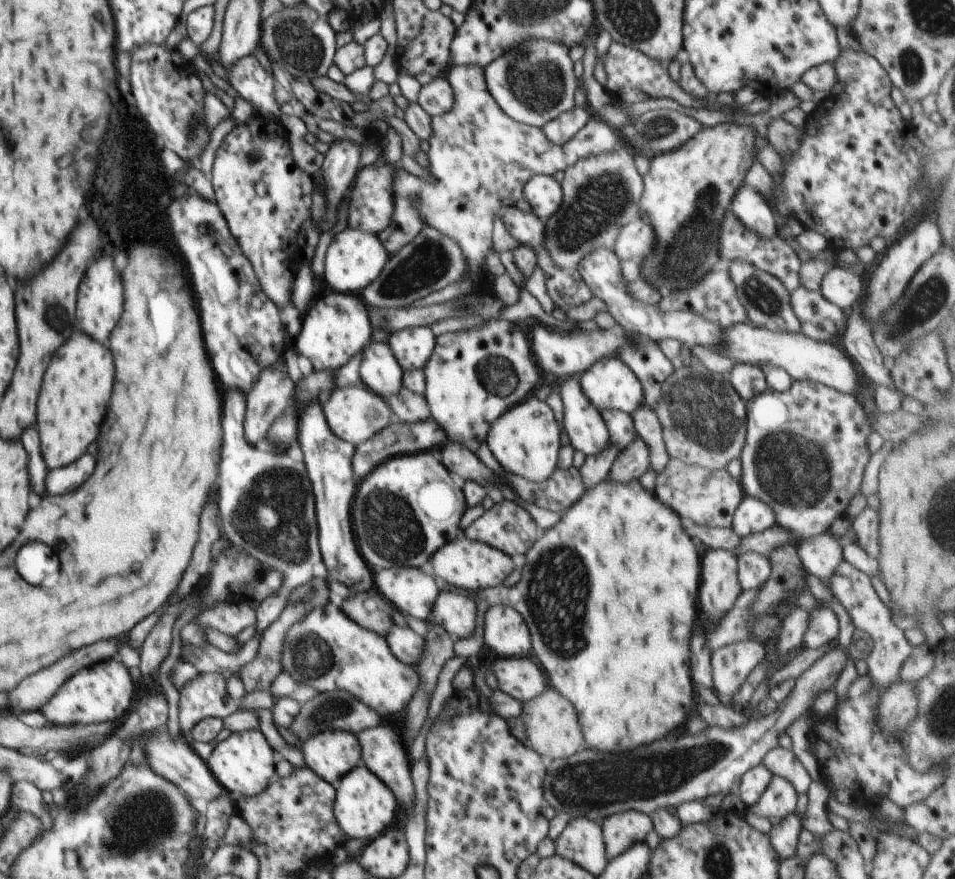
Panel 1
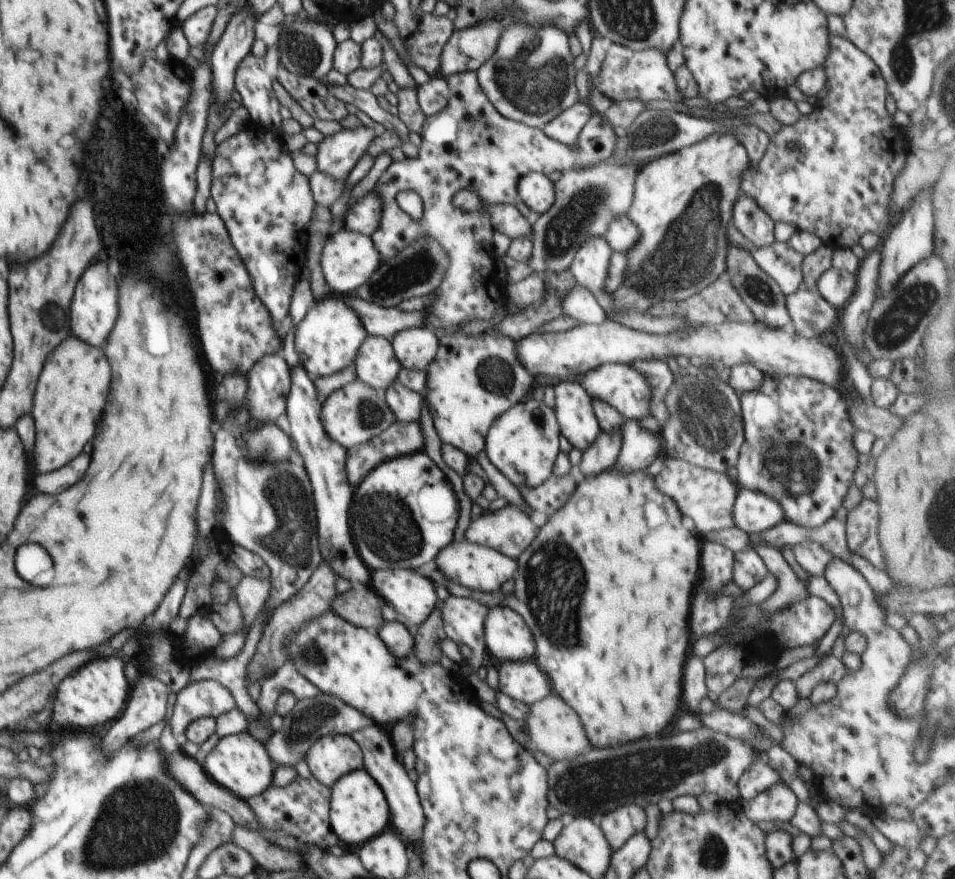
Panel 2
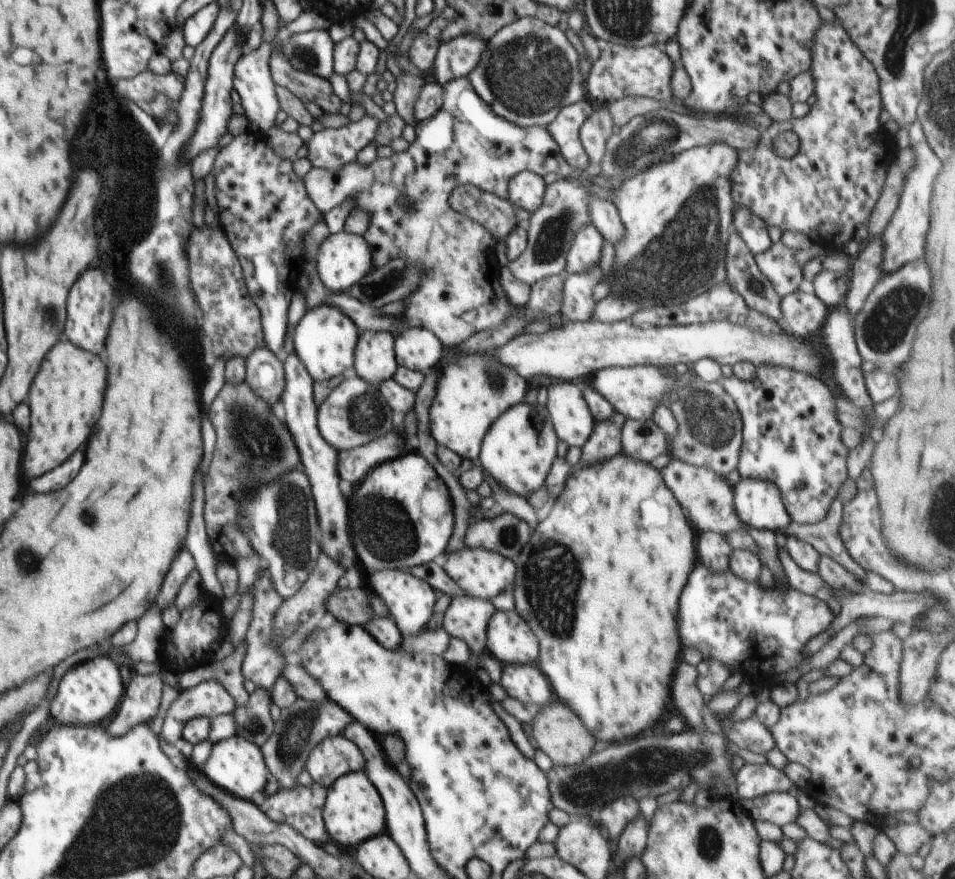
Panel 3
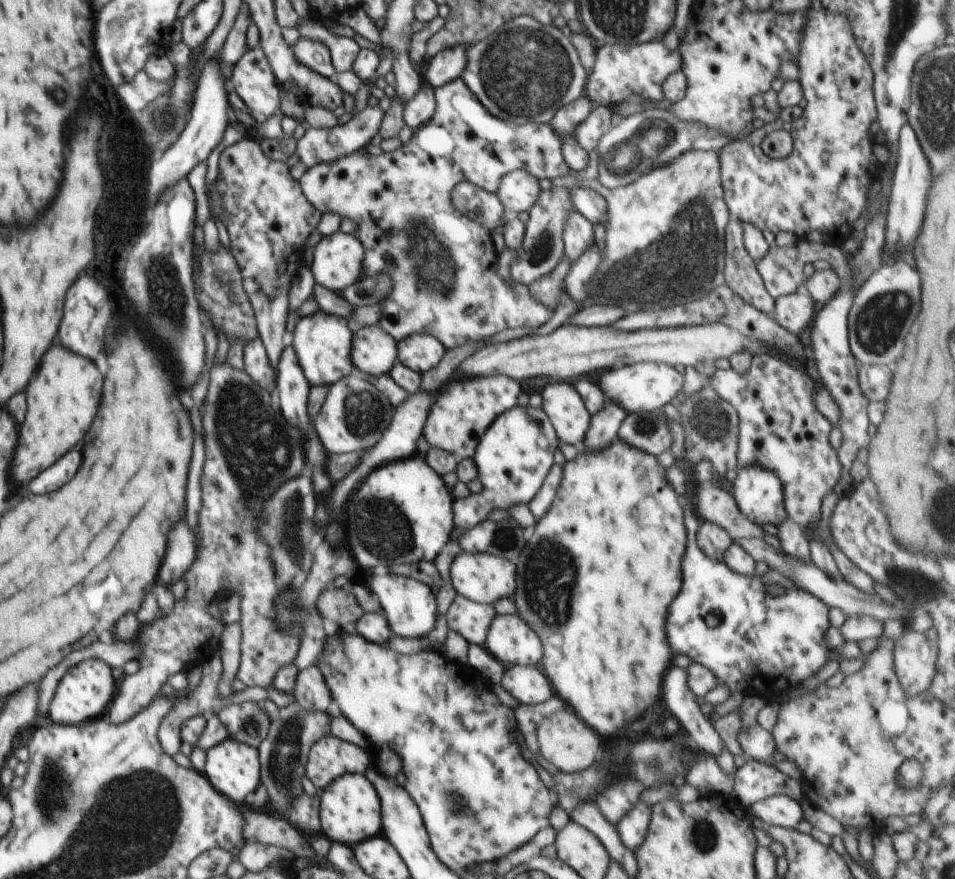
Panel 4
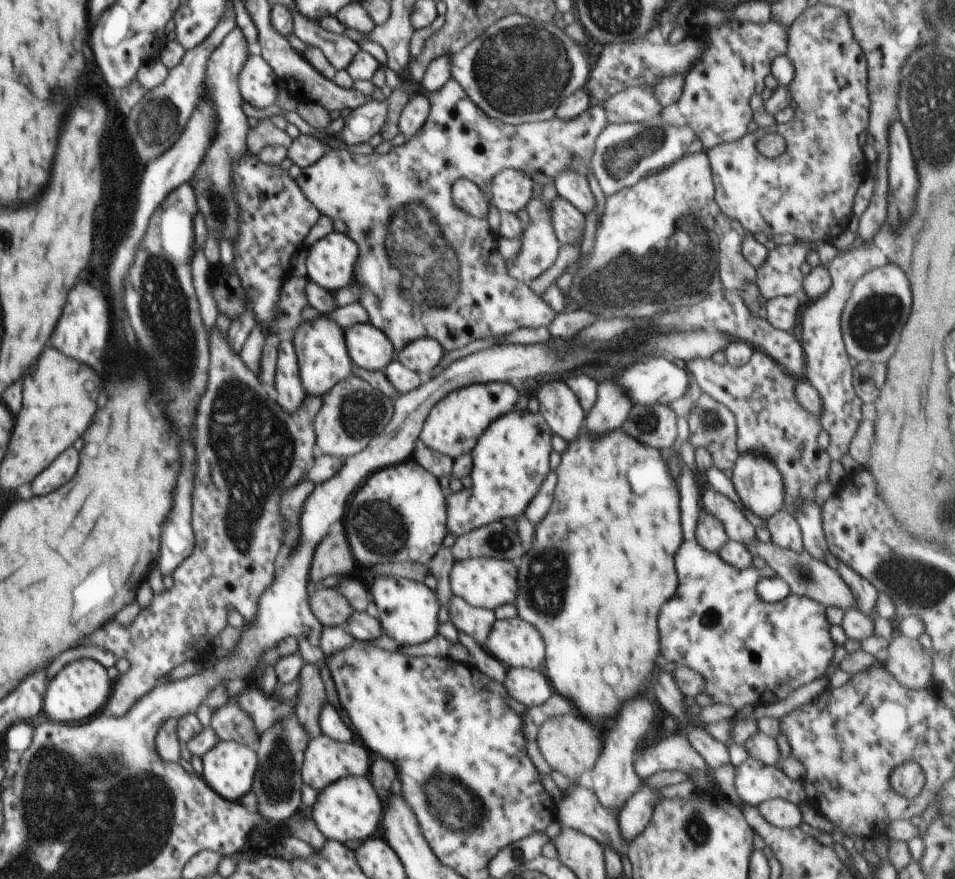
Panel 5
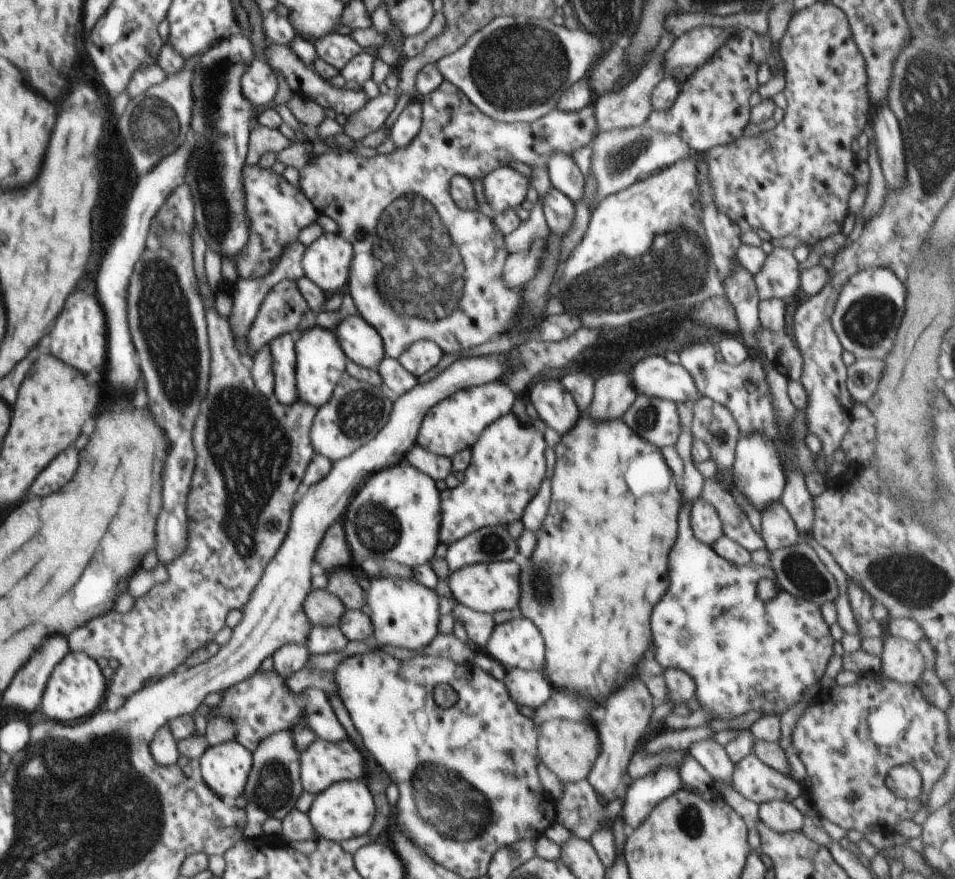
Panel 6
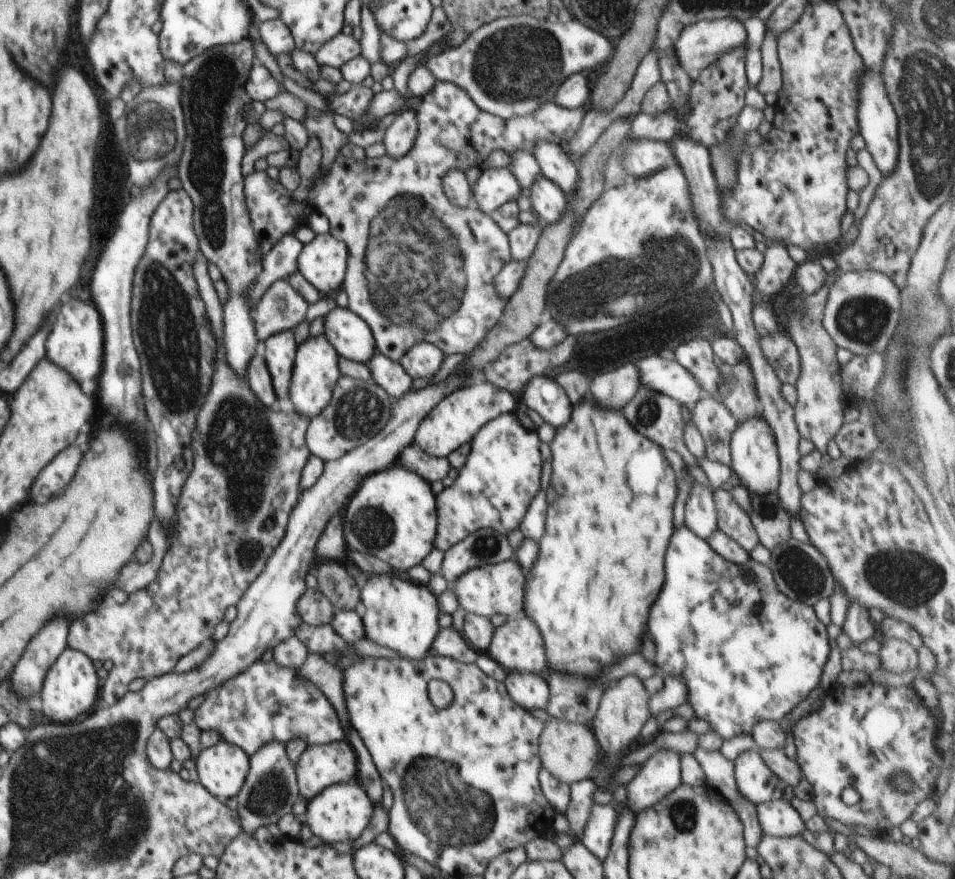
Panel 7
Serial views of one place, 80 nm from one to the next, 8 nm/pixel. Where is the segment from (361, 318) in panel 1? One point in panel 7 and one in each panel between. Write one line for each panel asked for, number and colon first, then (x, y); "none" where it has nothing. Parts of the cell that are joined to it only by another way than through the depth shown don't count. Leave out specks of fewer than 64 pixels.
2: (328, 338)
3: (325, 339)
4: (323, 342)
5: (324, 360)
6: (320, 363)
7: (316, 370)

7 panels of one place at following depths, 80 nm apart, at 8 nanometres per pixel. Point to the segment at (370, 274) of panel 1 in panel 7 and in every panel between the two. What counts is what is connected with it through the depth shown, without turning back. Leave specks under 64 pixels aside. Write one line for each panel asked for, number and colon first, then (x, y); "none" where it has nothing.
2: (348, 259)
3: (343, 259)
4: (337, 261)
5: (331, 260)
6: (326, 262)
7: (323, 261)

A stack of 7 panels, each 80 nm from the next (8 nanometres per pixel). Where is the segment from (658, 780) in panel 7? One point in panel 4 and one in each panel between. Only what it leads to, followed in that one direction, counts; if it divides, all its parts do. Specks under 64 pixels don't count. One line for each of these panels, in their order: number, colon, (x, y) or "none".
4: (632, 828)
5: (635, 815)
6: (643, 795)

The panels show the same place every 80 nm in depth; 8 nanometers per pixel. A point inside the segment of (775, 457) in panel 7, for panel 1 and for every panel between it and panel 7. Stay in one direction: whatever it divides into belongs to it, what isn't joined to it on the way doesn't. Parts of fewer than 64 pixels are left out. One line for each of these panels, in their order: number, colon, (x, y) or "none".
1: (752, 516)
2: (753, 512)
3: (758, 503)
4: (758, 492)
5: (759, 484)
6: (758, 473)

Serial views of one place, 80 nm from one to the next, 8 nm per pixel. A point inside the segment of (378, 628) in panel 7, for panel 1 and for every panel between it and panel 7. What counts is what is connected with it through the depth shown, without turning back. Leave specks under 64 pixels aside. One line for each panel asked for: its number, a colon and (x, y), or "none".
1: (412, 592)
2: (414, 596)
3: (410, 601)
4: (410, 608)
5: (408, 609)
6: (404, 613)

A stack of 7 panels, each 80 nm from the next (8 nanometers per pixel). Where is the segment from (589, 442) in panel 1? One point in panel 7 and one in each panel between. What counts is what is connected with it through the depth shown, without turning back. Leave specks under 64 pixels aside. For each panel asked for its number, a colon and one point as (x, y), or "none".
2: (577, 421)
3: (573, 421)
4: (565, 408)
5: (560, 407)
6: (556, 408)
7: (544, 395)

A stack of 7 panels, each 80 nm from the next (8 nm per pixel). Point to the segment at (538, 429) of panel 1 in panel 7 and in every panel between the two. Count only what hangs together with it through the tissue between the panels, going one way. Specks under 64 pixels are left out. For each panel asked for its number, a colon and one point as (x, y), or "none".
2: (522, 443)
3: (518, 450)
4: (516, 453)
5: (511, 460)
6: (507, 467)
7: (501, 476)

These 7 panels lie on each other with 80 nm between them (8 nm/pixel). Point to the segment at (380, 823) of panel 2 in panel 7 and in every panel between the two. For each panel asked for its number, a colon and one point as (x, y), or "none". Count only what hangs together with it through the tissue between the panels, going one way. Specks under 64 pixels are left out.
3: (354, 811)
4: (350, 811)
5: (349, 809)
6: (346, 809)
7: (340, 813)

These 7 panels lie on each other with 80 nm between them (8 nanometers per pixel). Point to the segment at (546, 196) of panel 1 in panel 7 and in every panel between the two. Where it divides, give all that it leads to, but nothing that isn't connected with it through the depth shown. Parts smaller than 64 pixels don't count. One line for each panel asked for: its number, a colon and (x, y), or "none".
2: (537, 191)
3: (526, 189)
4: (519, 190)
5: (511, 190)
6: (504, 188)
7: (496, 186)

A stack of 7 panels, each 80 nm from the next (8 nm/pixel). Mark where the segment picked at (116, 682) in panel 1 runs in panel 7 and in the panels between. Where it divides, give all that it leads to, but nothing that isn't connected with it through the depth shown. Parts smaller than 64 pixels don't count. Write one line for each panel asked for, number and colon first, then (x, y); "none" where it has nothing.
2: (95, 693)
3: (88, 693)
4: (84, 693)
5: (79, 691)
6: (76, 686)
7: (70, 688)

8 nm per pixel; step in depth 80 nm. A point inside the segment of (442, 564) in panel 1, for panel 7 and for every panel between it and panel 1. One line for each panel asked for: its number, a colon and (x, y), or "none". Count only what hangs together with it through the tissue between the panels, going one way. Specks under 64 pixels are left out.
2: (477, 566)
3: (481, 573)
4: (482, 577)
5: (486, 582)
6: (495, 586)
7: (493, 589)

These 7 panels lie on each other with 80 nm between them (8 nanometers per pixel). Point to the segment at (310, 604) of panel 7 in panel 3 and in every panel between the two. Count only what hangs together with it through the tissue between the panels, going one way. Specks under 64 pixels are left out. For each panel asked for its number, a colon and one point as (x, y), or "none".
3: (352, 606)
4: (340, 605)
5: (331, 607)
6: (323, 608)

